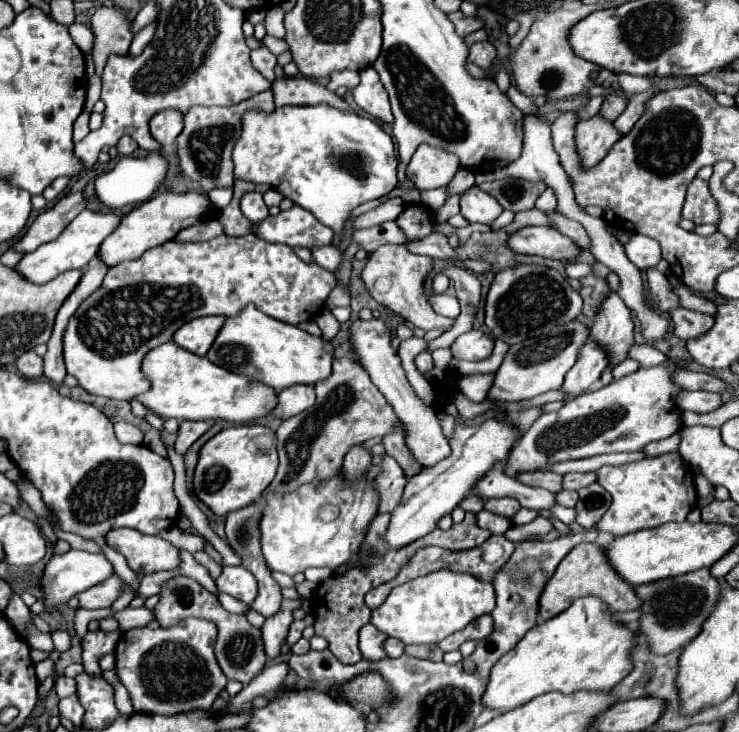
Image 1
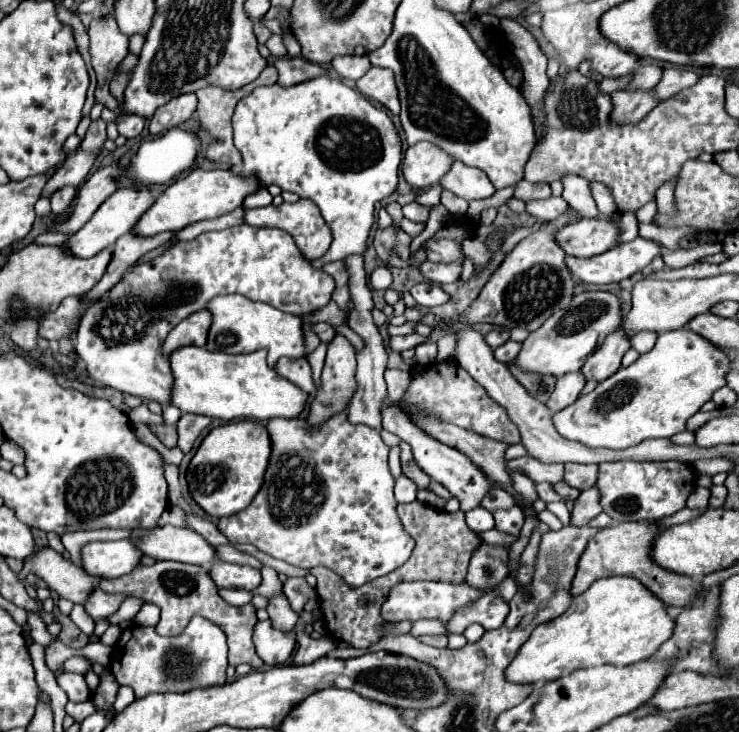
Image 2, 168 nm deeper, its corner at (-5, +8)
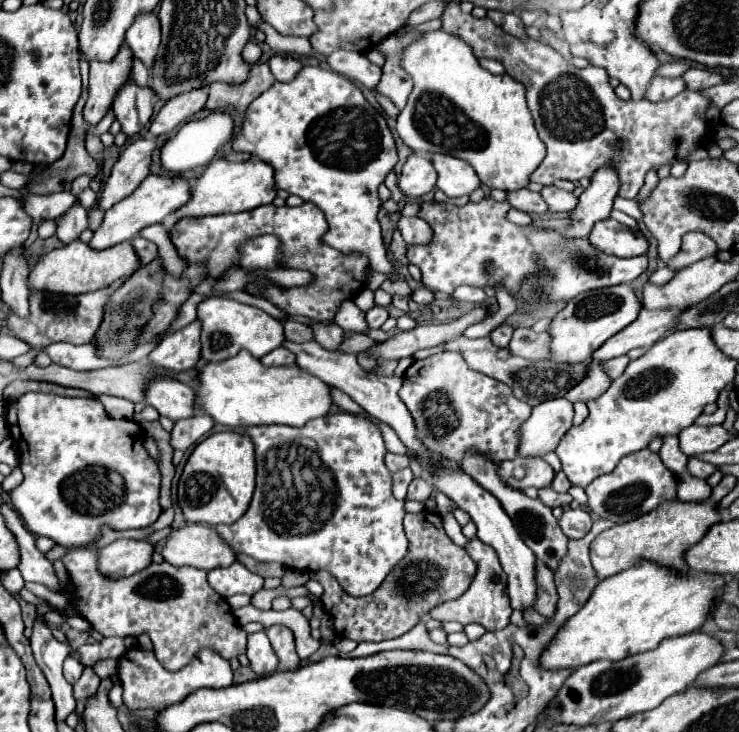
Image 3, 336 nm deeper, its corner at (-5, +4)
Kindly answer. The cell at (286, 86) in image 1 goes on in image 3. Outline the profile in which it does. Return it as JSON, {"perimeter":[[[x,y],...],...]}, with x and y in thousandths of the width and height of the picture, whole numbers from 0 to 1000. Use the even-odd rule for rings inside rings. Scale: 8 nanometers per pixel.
{"perimeter":[[[387,75],[365,78],[363,89],[365,89],[365,97],[373,111],[395,111],[401,105],[401,100],[409,94],[409,86],[403,81],[395,81]]]}

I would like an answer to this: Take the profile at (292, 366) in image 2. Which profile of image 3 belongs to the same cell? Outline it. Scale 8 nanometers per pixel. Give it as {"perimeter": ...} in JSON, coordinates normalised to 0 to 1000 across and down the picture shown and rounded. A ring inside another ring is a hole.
{"perimeter":[[[376,474],[376,477],[371,477],[368,482],[360,482],[352,493],[355,493],[360,501],[368,501],[368,499],[379,501],[379,499],[398,499],[398,496],[401,496],[401,490],[395,488],[395,482],[392,482],[387,474]]]}

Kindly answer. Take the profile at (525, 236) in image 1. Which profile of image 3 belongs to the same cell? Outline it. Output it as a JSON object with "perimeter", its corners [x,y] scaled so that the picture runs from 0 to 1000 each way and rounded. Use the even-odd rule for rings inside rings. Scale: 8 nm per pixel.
{"perimeter":[[[825,296],[804,307],[798,327],[809,340],[834,351],[863,351],[877,343],[877,329],[866,316],[858,316]]]}

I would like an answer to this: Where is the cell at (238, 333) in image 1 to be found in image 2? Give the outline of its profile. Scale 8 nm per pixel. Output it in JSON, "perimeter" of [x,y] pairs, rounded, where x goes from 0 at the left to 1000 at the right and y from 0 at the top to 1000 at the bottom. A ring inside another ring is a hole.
{"perimeter":[[[300,403],[300,406],[290,406],[281,417],[281,425],[290,433],[290,441],[284,447],[281,455],[281,469],[279,477],[284,480],[300,480],[300,482],[314,482],[314,485],[325,485],[325,482],[344,482],[352,477],[360,477],[363,482],[363,499],[373,501],[373,496],[387,488],[387,490],[411,490],[414,485],[414,471],[411,471],[411,455],[409,455],[409,436],[392,428],[384,428],[368,417],[360,414],[346,414],[333,408],[330,403]]]}

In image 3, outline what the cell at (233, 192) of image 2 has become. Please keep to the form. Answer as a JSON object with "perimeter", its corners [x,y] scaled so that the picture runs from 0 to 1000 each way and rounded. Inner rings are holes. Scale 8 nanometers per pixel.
{"perimeter":[[[290,217],[279,234],[268,242],[260,255],[260,272],[241,286],[241,296],[263,296],[263,294],[292,294],[292,291],[322,291],[338,288],[352,280],[368,277],[373,269],[373,247],[368,225],[352,217],[336,217],[327,223]]]}

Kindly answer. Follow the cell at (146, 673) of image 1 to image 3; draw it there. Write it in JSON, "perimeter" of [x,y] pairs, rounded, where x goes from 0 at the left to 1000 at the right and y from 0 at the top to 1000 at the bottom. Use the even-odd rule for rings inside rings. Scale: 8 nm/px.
{"perimeter":[[[179,884],[162,898],[162,930],[168,939],[168,963],[173,969],[208,969],[222,971],[227,963],[241,960],[244,955],[252,955],[257,947],[268,941],[303,941],[314,936],[314,914],[311,906],[298,898],[295,892],[287,892],[284,887],[273,887],[265,900],[260,900],[249,914],[244,917],[225,917],[206,889],[195,889],[189,884]]]}

